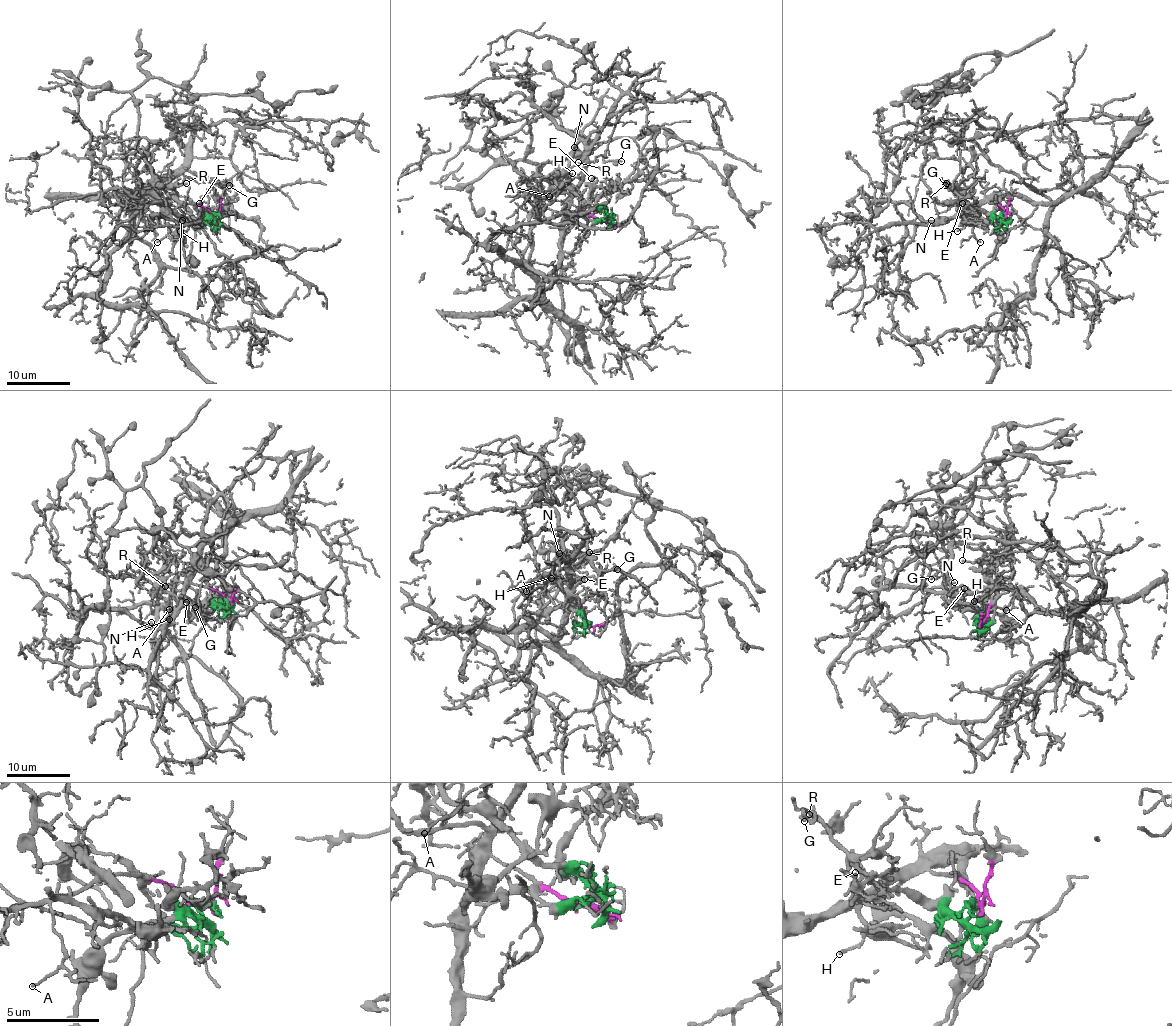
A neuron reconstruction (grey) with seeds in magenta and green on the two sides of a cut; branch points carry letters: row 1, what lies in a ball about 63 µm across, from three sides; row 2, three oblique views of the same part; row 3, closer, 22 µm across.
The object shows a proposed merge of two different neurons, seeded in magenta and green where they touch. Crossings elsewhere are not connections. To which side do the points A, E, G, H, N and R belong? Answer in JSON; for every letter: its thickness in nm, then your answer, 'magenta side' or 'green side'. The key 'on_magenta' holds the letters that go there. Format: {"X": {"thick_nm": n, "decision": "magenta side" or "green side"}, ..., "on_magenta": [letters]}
{"A": {"thick_nm": 80, "decision": "magenta side"}, "E": {"thick_nm": 140, "decision": "green side"}, "G": {"thick_nm": 80, "decision": "green side"}, "H": {"thick_nm": 140, "decision": "green side"}, "N": {"thick_nm": 120, "decision": "magenta side"}, "R": {"thick_nm": 150, "decision": "green side"}, "on_magenta": ["A", "N"]}

